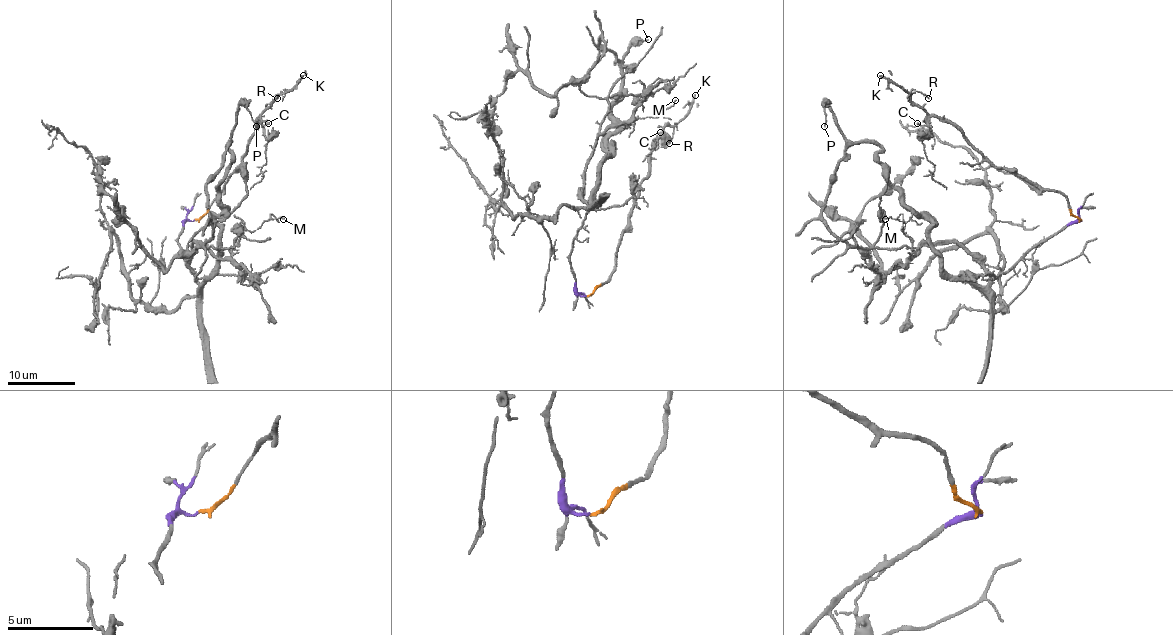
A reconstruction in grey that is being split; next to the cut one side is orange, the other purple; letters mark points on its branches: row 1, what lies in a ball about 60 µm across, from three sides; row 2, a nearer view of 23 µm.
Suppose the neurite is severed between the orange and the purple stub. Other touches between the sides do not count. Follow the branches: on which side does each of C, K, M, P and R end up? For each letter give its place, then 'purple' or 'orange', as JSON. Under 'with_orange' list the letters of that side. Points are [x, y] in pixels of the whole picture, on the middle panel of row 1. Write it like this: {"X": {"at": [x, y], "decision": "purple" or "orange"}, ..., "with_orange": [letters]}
{"C": {"at": [660, 132], "decision": "orange"}, "K": {"at": [695, 95], "decision": "orange"}, "M": {"at": [675, 100], "decision": "purple"}, "P": {"at": [648, 39], "decision": "purple"}, "R": {"at": [669, 143], "decision": "orange"}, "with_orange": ["C", "K", "R"]}

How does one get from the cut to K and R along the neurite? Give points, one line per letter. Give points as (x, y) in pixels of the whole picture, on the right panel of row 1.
K: (1081, 220), (1061, 193), (1039, 190), (1007, 169), (995, 168), (958, 129), (928, 116), (898, 84), (879, 75)
R: (1081, 220), (1061, 193), (1039, 190), (995, 168), (958, 129), (928, 116), (911, 94), (918, 91), (928, 99)

